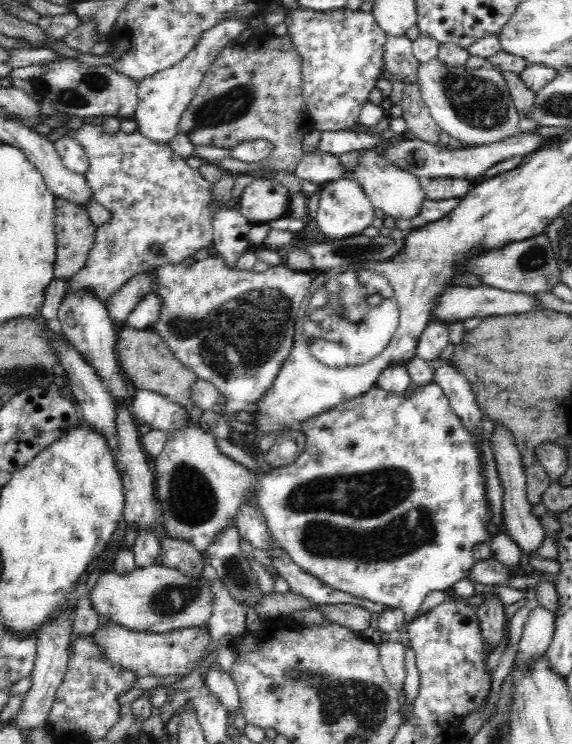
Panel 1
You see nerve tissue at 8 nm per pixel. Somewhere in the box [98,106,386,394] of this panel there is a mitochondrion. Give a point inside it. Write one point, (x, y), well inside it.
(241, 337)

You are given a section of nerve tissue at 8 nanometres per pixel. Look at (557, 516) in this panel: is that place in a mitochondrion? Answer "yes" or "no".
no

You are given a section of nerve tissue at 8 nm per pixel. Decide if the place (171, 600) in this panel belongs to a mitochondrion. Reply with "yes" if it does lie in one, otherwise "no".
yes

